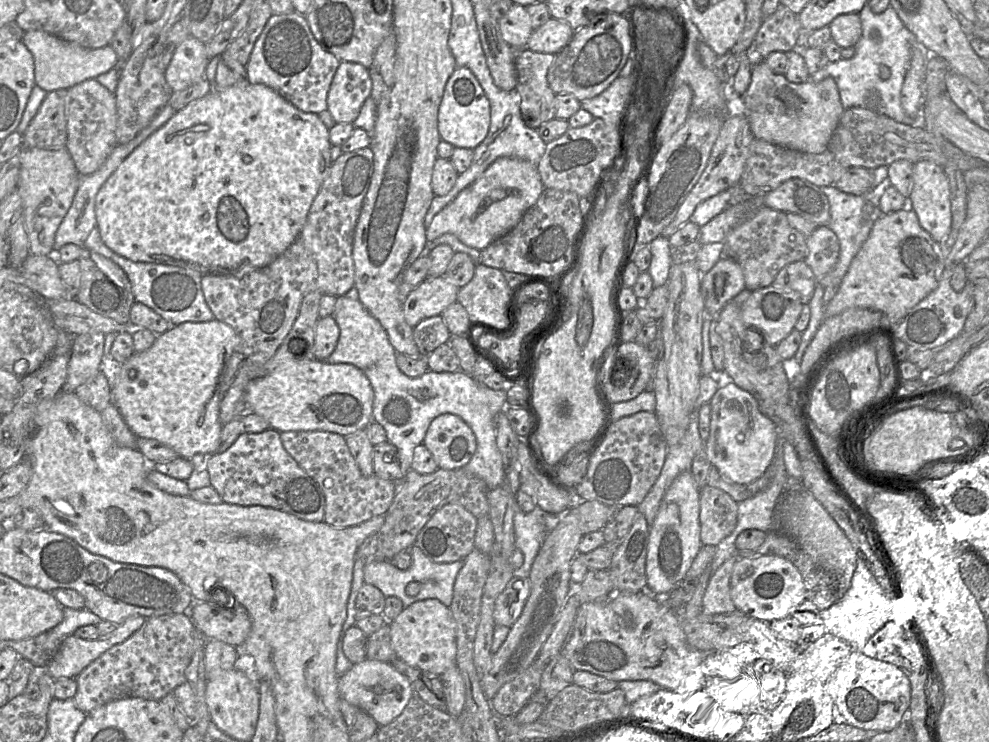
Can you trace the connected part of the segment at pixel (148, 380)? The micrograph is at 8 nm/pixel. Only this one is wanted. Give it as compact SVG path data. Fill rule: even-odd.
M215 318L207 322L184 322L172 326L157 335L149 349L134 352L127 361L120 363L115 386L110 388L111 403L115 404L125 423L137 437L155 439L188 460L196 454L215 454L223 428L219 418L220 402L233 381L230 380L228 362L240 343L240 335Z

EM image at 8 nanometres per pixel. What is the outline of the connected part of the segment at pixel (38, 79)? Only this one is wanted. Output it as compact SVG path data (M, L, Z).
M28 30L21 40L34 58L35 84L47 92L68 89L87 79L119 67L119 60L111 45L102 48L85 48L65 41L43 30Z

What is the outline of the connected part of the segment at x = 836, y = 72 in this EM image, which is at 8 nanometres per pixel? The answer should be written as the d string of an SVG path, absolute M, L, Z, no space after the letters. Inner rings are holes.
M866 3L859 12L862 35L856 45L855 54L850 59L841 58L829 62L822 69L810 75L810 80L818 83L826 77L832 77L838 87L844 110L861 107L886 115L893 120L916 128L925 128L923 108L915 117L908 116L901 105L901 92L906 72L911 60L911 47L915 36L906 28L896 11L889 6L884 12L875 14ZM877 29L882 42L876 43L871 38L871 31Z

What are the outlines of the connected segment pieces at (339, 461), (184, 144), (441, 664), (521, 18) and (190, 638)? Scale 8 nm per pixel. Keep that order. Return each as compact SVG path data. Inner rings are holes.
M288 431L280 433L280 438L285 450L322 489L325 523L335 528L347 528L386 514L396 495L397 485L375 475L363 476L344 436L325 431Z
M247 79L239 81L233 86L218 89L213 88L206 96L194 100L186 105L183 109L178 110L174 113L174 115L160 128L154 131L150 136L148 136L139 146L137 146L118 166L118 168L110 175L110 177L106 180L106 182L101 186L100 190L97 193L96 201L95 201L95 216L97 220L97 227L99 228L99 232L101 235L101 239L104 244L111 249L113 252L118 255L125 257L134 262L151 262L151 263L159 263L166 265L179 266L183 268L191 268L197 270L202 275L212 274L212 275L236 275L240 276L246 271L260 268L266 266L271 261L273 261L276 257L281 255L298 237L300 234L307 216L311 204L318 194L325 178L328 175L329 169L332 166L331 160L331 147L329 139L329 129L325 126L325 124L320 120L319 114L303 112L295 107L292 103L286 100L282 95L280 95L275 90L269 88L264 84L252 84L248 82Z
M436 599L415 602L389 622L392 647L397 658L418 668L433 678L443 679L446 672L457 665L458 629L450 608Z
M513 4L508 12L498 20L504 41L510 46L525 48L534 31L526 7Z
M189 613L146 618L144 624L129 638L105 651L75 677L77 691L73 700L84 713L124 698L161 700L186 681L185 670L193 655L205 647L206 641L207 639L195 627Z

